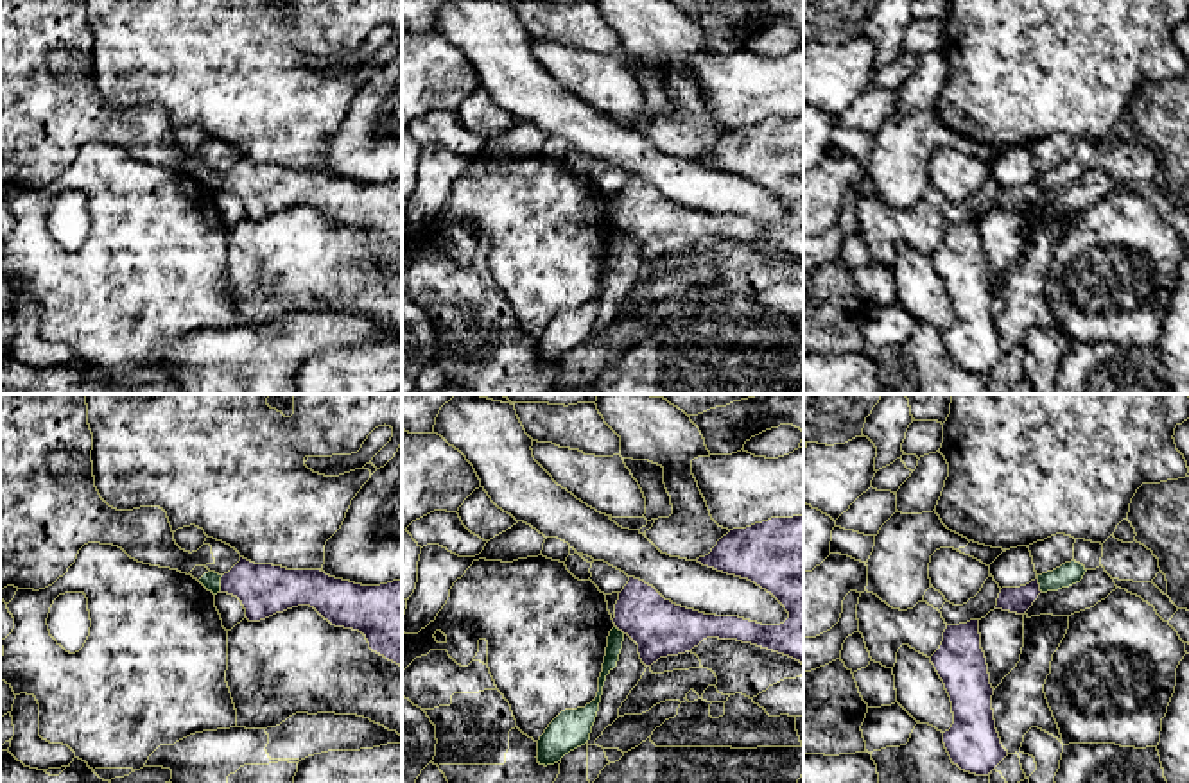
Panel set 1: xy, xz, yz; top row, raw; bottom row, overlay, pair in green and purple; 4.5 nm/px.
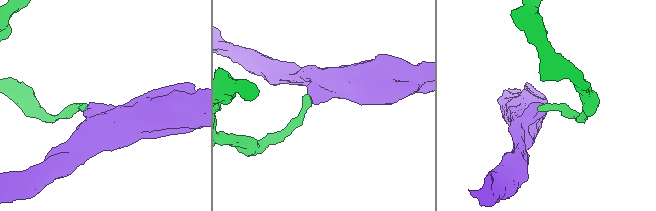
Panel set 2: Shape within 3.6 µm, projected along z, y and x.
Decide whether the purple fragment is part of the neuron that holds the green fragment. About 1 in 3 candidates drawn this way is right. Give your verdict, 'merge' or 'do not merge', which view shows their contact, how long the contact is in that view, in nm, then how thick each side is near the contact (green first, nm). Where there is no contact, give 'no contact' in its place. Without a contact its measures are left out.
do not merge | xy | 80 nm | 80/240 nm

